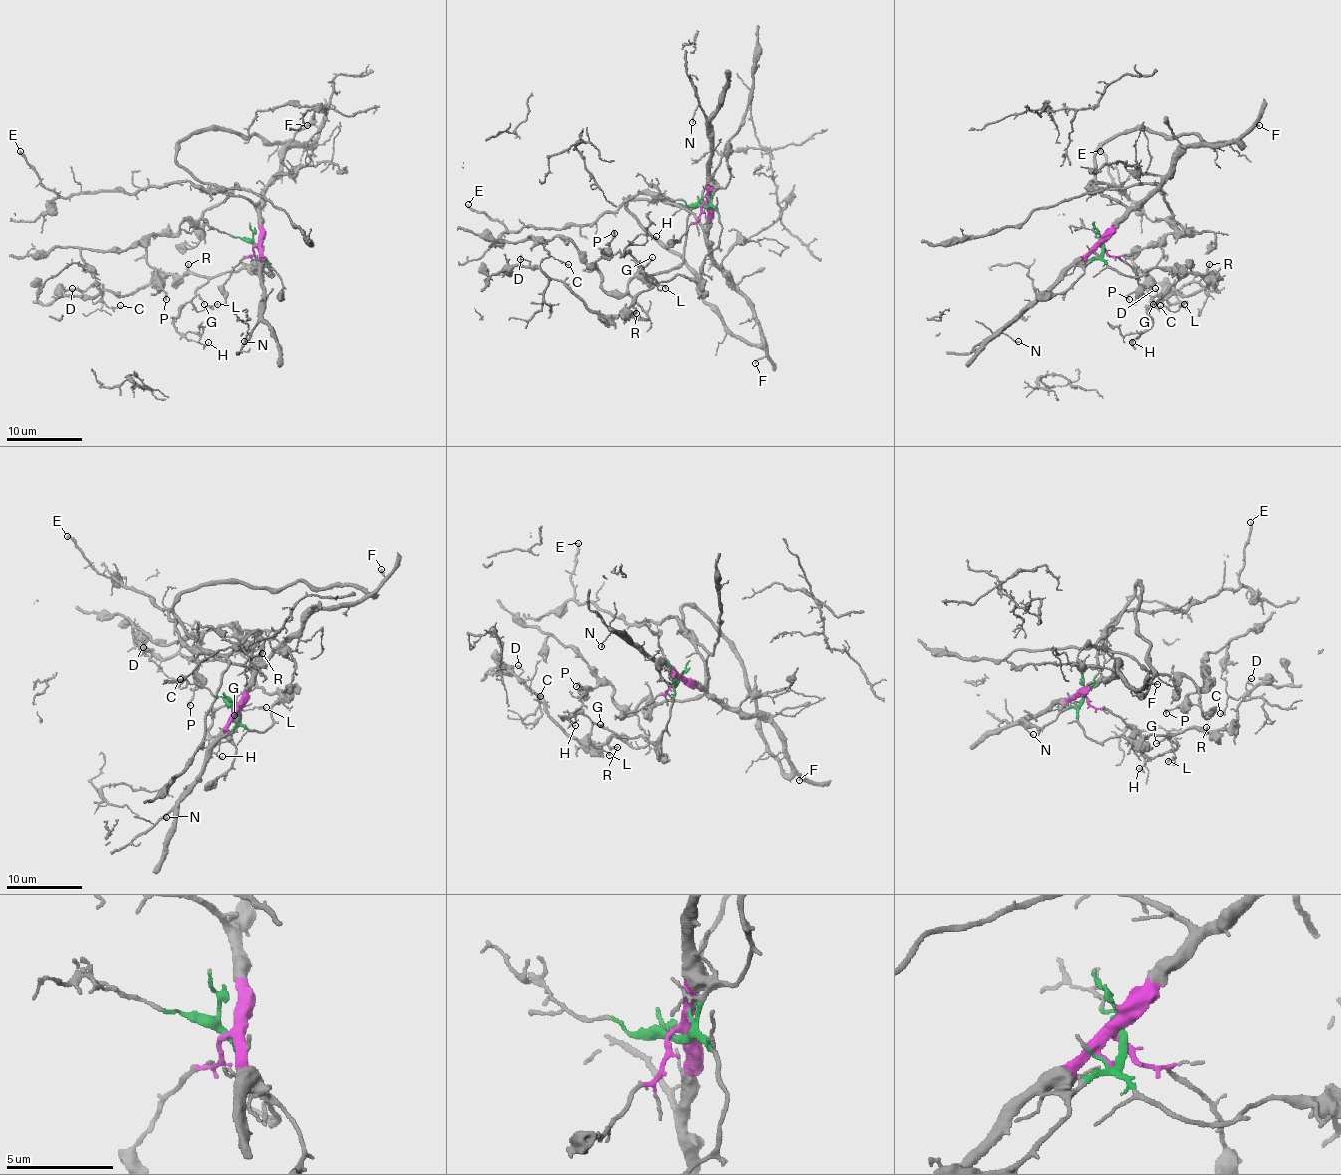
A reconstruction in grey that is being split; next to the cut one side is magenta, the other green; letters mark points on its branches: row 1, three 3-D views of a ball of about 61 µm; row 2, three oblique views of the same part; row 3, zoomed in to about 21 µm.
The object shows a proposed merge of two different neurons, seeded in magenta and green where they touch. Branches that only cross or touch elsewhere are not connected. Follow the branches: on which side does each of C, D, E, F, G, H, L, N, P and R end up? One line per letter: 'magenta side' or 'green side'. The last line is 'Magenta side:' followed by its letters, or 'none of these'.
C: green side
D: green side
E: magenta side
F: magenta side
G: green side
H: green side
L: green side
N: magenta side
P: magenta side
R: green side
Magenta side: E, F, N, P

